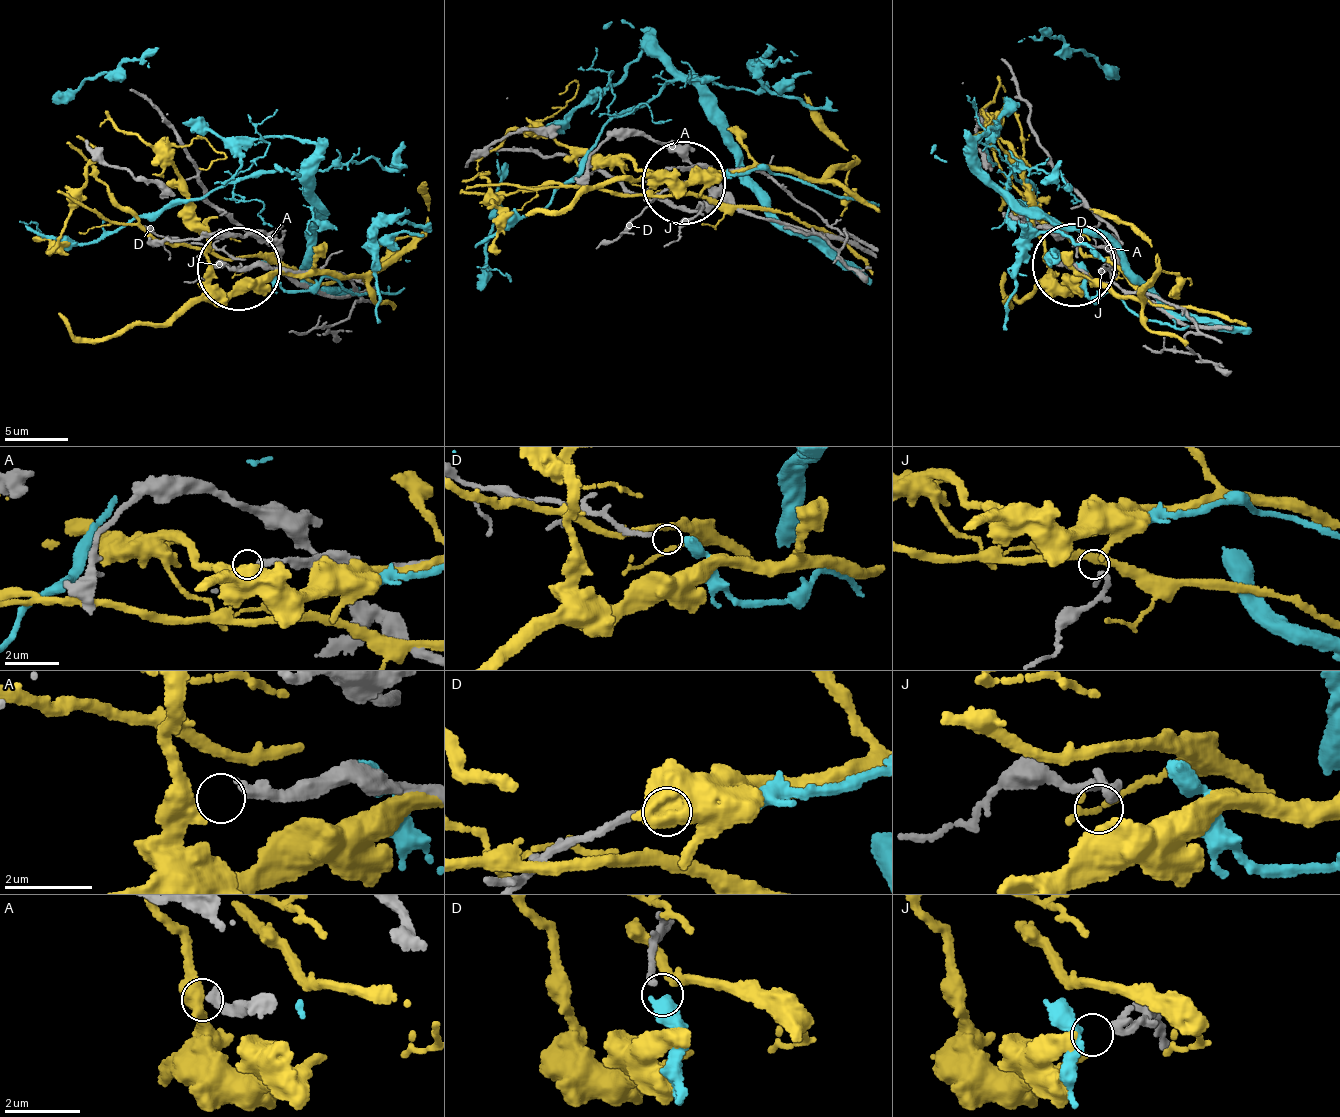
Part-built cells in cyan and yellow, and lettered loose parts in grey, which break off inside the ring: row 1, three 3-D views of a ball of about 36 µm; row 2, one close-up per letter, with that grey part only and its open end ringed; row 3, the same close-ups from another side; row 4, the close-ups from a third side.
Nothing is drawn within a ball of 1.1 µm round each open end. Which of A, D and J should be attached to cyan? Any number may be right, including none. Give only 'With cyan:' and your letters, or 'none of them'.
With cyan: D

